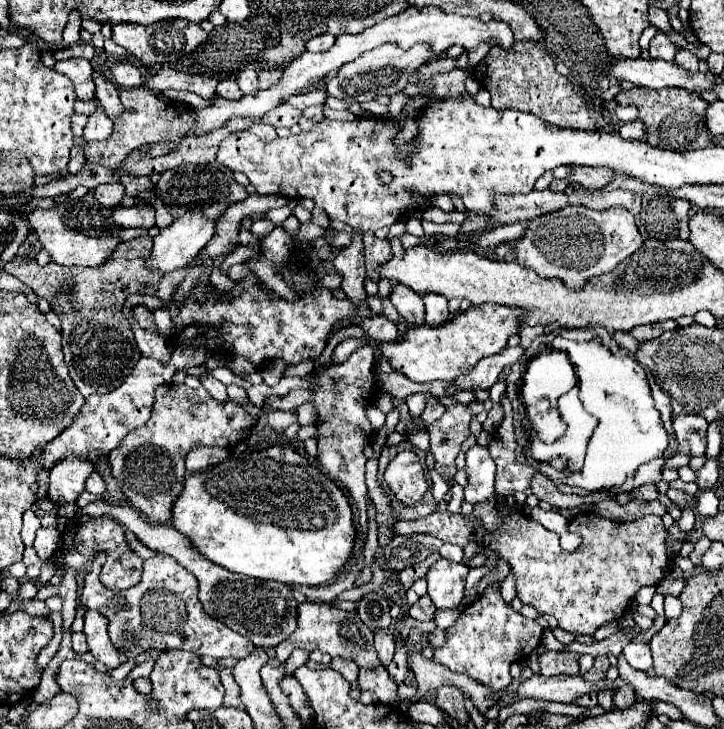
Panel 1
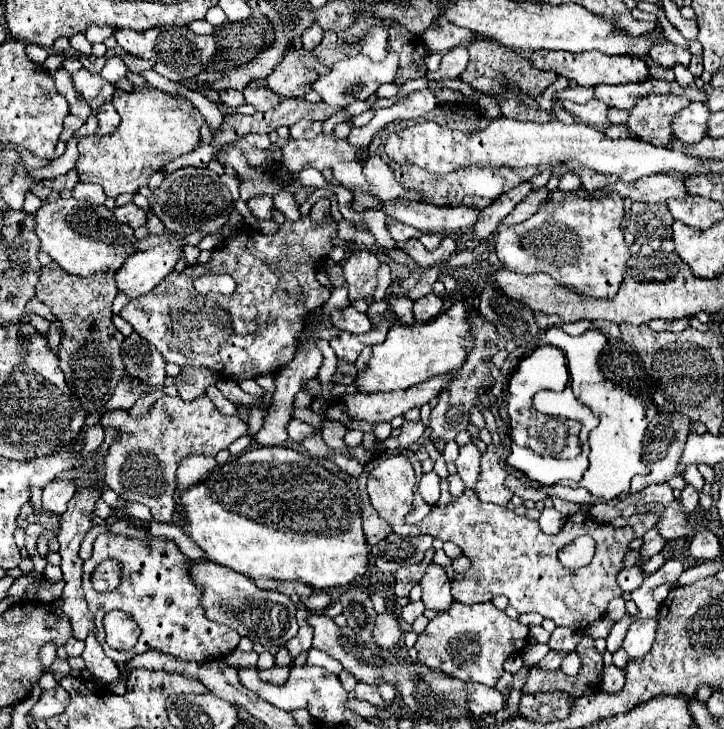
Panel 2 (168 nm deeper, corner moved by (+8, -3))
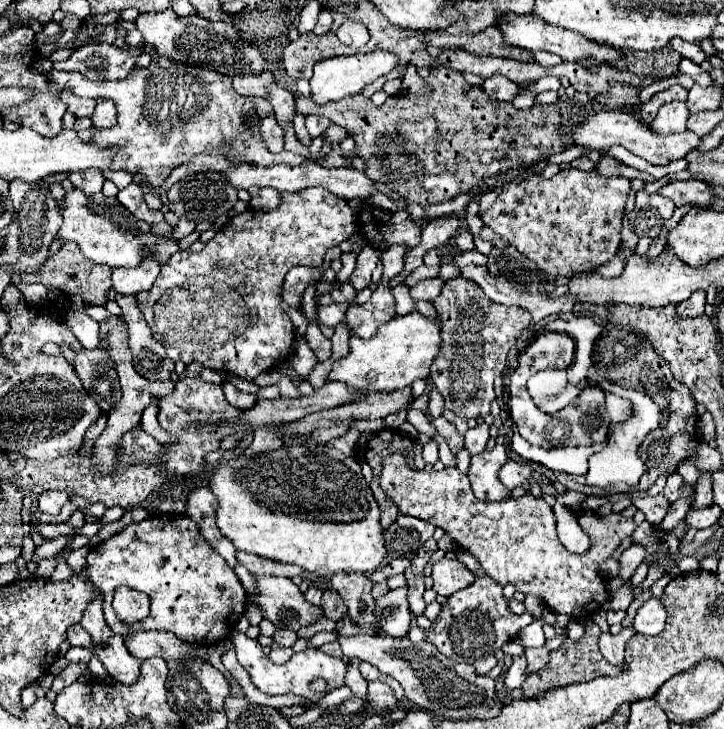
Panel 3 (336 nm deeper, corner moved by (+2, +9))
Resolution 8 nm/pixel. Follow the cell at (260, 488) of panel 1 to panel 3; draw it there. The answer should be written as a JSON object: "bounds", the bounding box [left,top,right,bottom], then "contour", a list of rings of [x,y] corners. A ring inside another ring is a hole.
{"bounds":[209,444,387,578],"contour":[[[317,444],[317,446],[311,446],[311,448],[307,448],[307,446],[285,446],[281,450],[273,450],[273,452],[267,452],[267,454],[261,454],[261,456],[253,456],[253,458],[237,456],[229,462],[223,462],[217,468],[217,472],[209,478],[209,488],[219,500],[217,526],[219,526],[221,534],[227,536],[235,544],[237,550],[251,552],[251,554],[257,554],[257,556],[263,556],[263,558],[269,558],[269,560],[277,560],[277,562],[283,562],[283,564],[297,564],[303,570],[307,570],[311,574],[317,574],[317,576],[325,576],[325,578],[331,578],[337,572],[359,572],[359,574],[375,572],[385,562],[387,548],[385,548],[385,540],[383,540],[383,526],[379,522],[379,518],[381,518],[379,504],[375,502],[373,492],[371,492],[369,484],[365,482],[365,478],[361,474],[359,462],[353,456],[345,456],[339,450],[329,450],[329,448],[323,448],[323,446]]]}

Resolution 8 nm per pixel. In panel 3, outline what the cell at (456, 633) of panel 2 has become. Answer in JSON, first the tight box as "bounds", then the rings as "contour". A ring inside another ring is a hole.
{"bounds":[427,576,535,674],"contour":[[[487,576],[477,578],[475,584],[471,584],[469,588],[449,596],[447,604],[443,604],[439,618],[433,622],[431,630],[427,630],[427,640],[433,642],[439,652],[445,654],[449,660],[455,660],[457,664],[467,662],[475,666],[479,674],[485,674],[497,664],[495,652],[501,650],[505,642],[513,640],[519,630],[535,620],[529,612],[521,616],[513,614],[507,604],[509,600],[501,594],[501,586],[495,584],[495,580]]]}

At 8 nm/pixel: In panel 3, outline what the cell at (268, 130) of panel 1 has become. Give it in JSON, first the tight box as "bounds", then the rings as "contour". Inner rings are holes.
{"bounds":[261,116,283,152],"contour":[[[275,116],[261,120],[261,134],[271,152],[283,152],[283,128],[277,124]]]}

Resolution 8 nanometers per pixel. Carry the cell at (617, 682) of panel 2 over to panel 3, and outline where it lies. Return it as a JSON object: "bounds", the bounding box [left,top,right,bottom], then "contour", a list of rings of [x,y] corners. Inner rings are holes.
{"bounds":[599,627,636,664],"contour":[[[634,627],[623,628],[619,634],[611,634],[611,632],[601,632],[599,636],[599,648],[603,658],[609,664],[623,664],[623,652],[625,652],[625,644],[627,640],[636,633]]]}

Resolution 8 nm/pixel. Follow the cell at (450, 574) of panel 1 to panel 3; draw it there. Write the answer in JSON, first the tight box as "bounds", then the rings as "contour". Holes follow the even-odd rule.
{"bounds":[433,558,475,598],"contour":[[[441,558],[435,566],[433,566],[433,590],[439,596],[449,598],[451,594],[455,594],[457,590],[463,590],[467,586],[471,586],[475,582],[475,574],[463,566],[457,558],[449,560],[449,558]]]}

